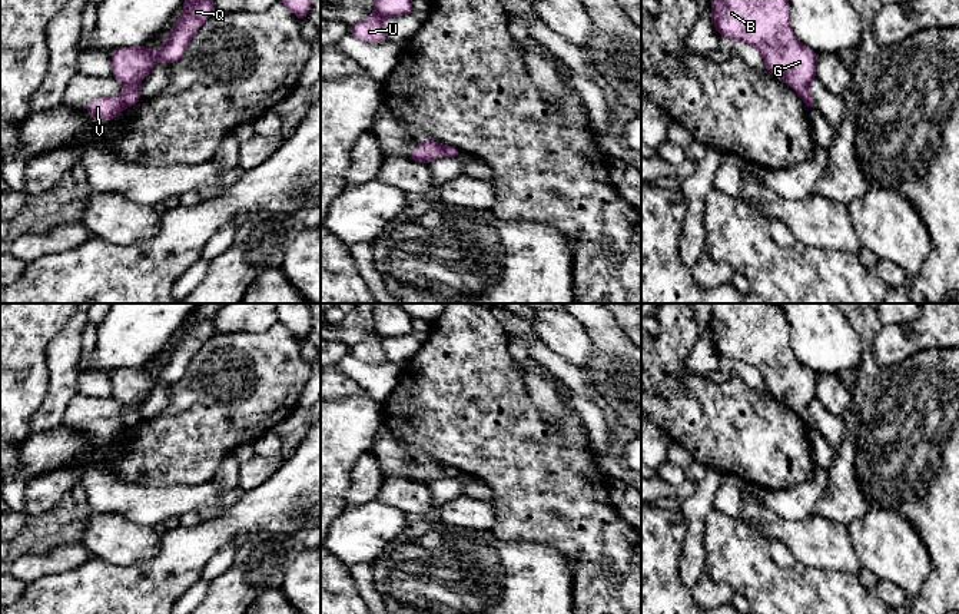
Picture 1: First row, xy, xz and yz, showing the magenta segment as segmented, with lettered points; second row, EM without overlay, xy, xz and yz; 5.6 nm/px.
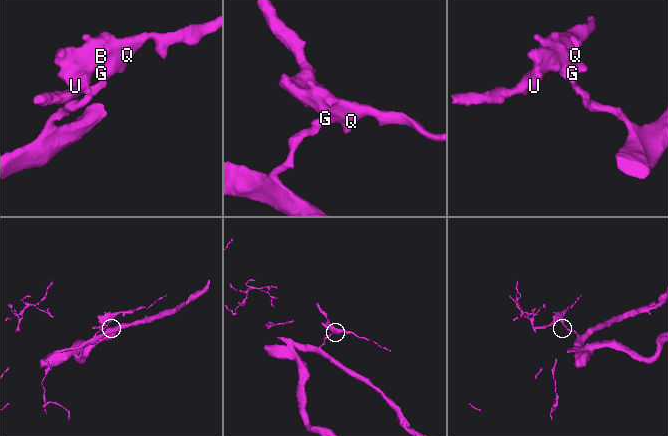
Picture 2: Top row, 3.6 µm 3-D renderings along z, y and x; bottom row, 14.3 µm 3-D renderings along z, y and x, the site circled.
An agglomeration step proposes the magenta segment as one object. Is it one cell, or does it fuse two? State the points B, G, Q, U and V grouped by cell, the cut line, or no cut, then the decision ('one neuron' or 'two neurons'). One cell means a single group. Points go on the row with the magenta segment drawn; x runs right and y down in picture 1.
B G Q U / V | xy (119, 98), (125, 106) | two neurons

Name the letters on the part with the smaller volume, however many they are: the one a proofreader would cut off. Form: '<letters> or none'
B, G, Q, U

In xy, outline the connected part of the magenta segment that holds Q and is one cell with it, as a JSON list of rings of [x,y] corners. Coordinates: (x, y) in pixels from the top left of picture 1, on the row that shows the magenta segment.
[[[185,0],[179,21],[156,52],[147,50],[145,44],[110,52],[112,76],[125,86],[120,94],[125,107],[139,103],[140,79],[147,76],[156,63],[165,60],[172,64],[185,56],[189,42],[213,13],[213,0]]]

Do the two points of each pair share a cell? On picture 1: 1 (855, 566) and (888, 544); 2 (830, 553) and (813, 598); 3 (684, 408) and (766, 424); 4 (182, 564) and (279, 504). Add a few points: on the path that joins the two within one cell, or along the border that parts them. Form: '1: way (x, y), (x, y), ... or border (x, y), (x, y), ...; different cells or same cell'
1: border (848, 531), (858, 560), (863, 567); different cells
2: border (797, 561), (820, 568), (836, 568), (856, 576); different cells
3: way (704, 418), (714, 422), (746, 424); same cell
4: way (206, 540), (255, 511); same cell

